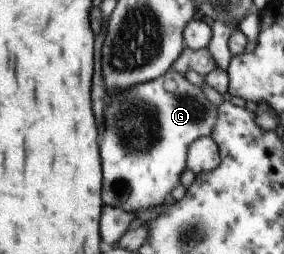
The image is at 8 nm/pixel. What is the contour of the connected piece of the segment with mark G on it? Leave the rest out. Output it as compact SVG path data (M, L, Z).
M165 72L162 76L132 86L120 92L120 132L118 132L118 94L108 98L104 110L104 128L100 126L100 156L102 156L102 200L108 206L121 208L127 213L148 210L164 204L172 190L181 182L182 173L187 167L187 152L197 138L208 136L216 124L217 108L204 95L202 89L194 86L179 72Z

